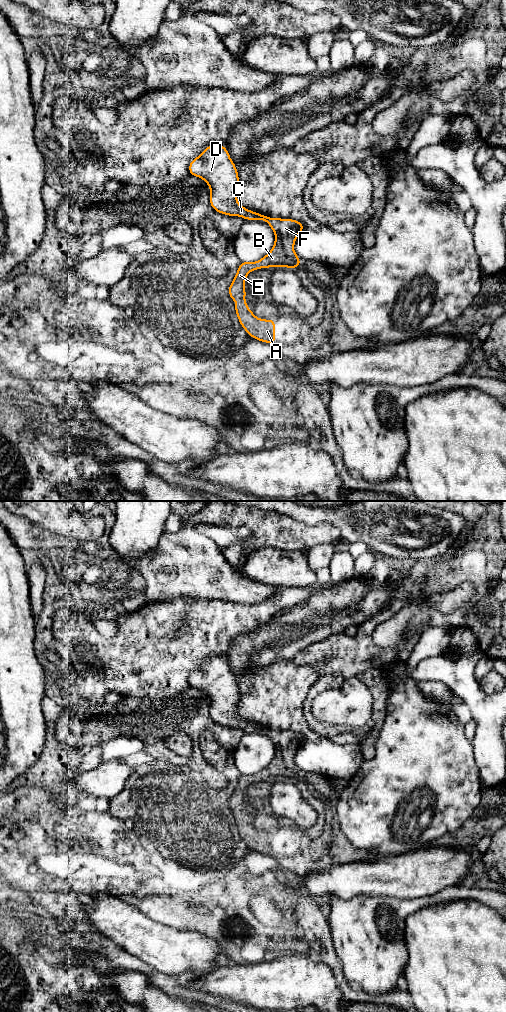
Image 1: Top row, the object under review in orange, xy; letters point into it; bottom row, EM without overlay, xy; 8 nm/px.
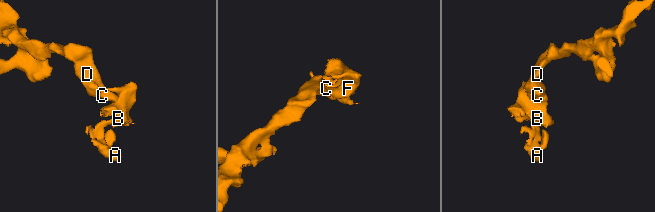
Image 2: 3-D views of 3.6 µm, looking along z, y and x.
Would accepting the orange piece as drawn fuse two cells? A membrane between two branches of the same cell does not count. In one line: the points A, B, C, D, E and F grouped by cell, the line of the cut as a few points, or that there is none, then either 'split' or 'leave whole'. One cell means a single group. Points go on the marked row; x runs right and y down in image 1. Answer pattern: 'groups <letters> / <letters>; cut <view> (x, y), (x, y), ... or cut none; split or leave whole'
groups A B C D E F; cut none; leave whole

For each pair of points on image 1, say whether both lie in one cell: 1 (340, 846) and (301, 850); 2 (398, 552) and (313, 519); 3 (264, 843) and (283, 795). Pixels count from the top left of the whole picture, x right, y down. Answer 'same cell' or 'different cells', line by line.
1: same cell
2: same cell
3: different cells

